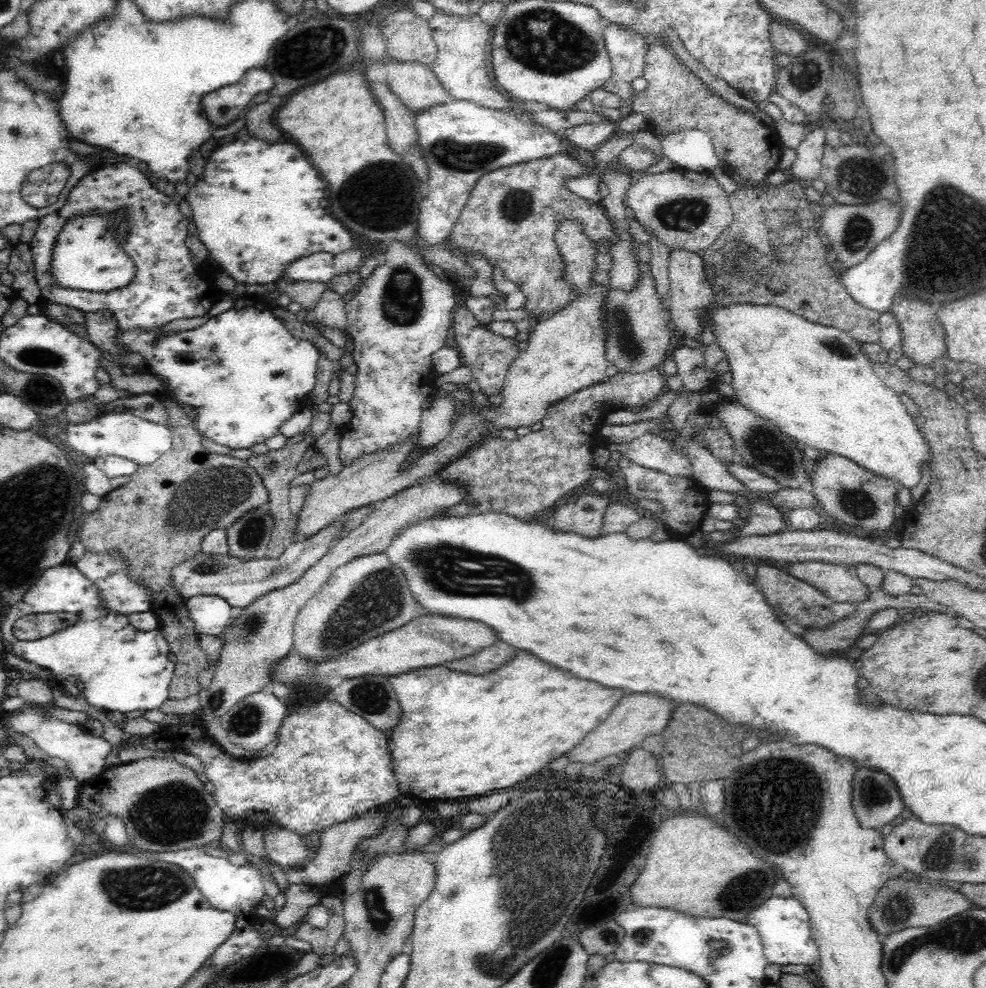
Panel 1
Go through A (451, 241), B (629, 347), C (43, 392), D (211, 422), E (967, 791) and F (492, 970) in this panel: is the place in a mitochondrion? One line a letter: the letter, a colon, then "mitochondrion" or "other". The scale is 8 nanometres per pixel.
A: other
B: mitochondrion
C: mitochondrion
D: other
E: other
F: mitochondrion

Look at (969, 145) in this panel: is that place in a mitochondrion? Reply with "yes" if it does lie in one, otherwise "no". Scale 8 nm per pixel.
no

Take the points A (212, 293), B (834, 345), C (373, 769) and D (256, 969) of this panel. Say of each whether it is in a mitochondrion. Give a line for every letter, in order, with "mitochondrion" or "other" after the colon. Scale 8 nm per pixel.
A: other
B: mitochondrion
C: other
D: other

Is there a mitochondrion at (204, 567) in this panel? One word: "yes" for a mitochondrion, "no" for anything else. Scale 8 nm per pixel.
yes

